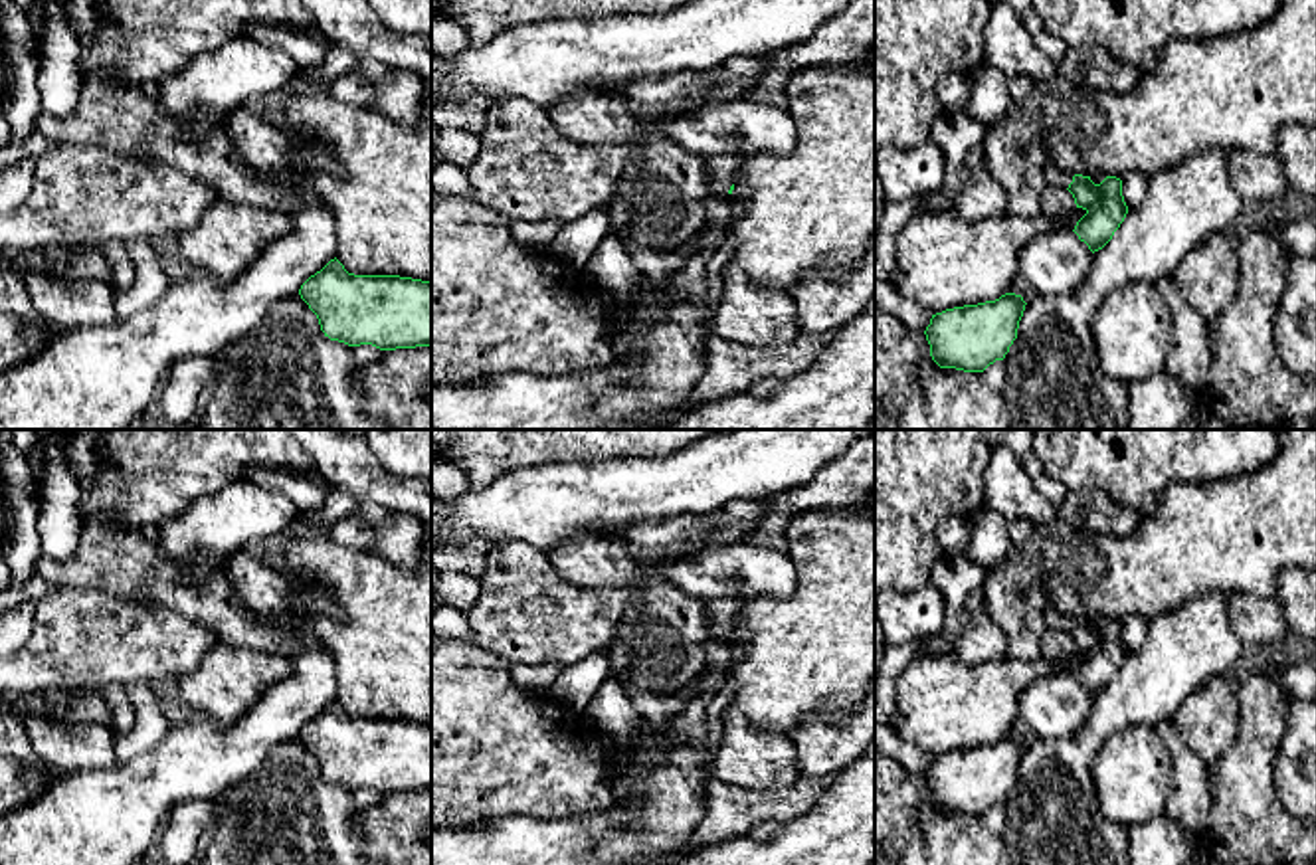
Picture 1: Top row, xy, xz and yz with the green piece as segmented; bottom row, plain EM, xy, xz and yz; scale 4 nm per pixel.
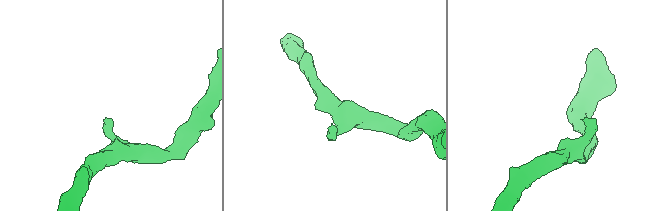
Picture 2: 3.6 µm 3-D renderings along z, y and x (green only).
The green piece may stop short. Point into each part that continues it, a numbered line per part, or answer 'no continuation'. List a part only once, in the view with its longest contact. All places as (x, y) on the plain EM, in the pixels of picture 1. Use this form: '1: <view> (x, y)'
1: yz (1053, 620)

